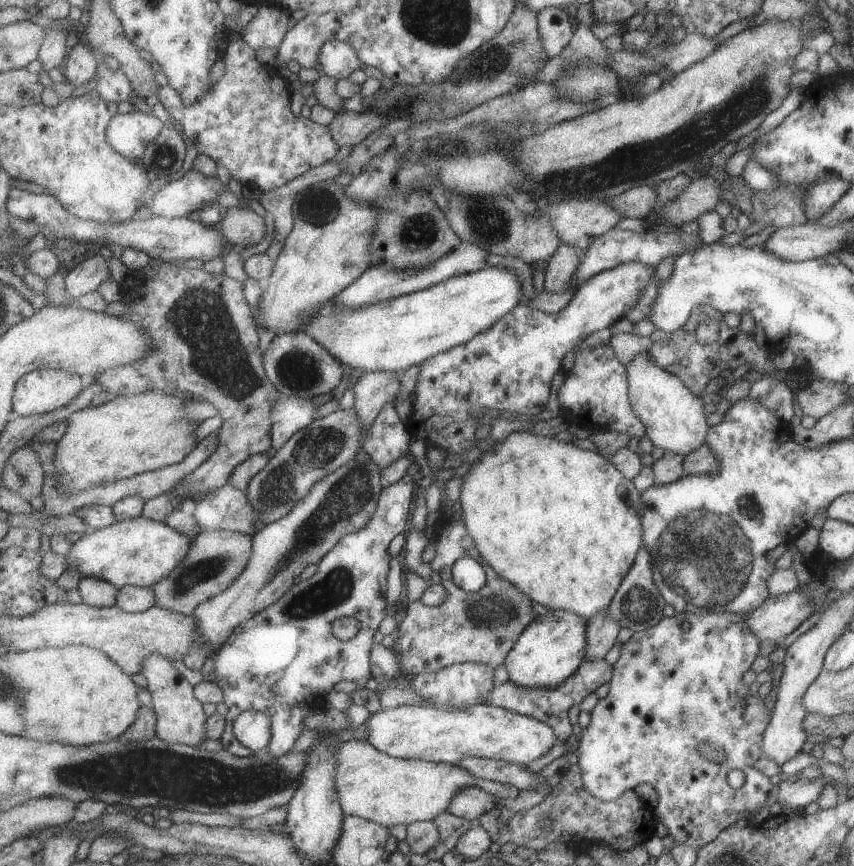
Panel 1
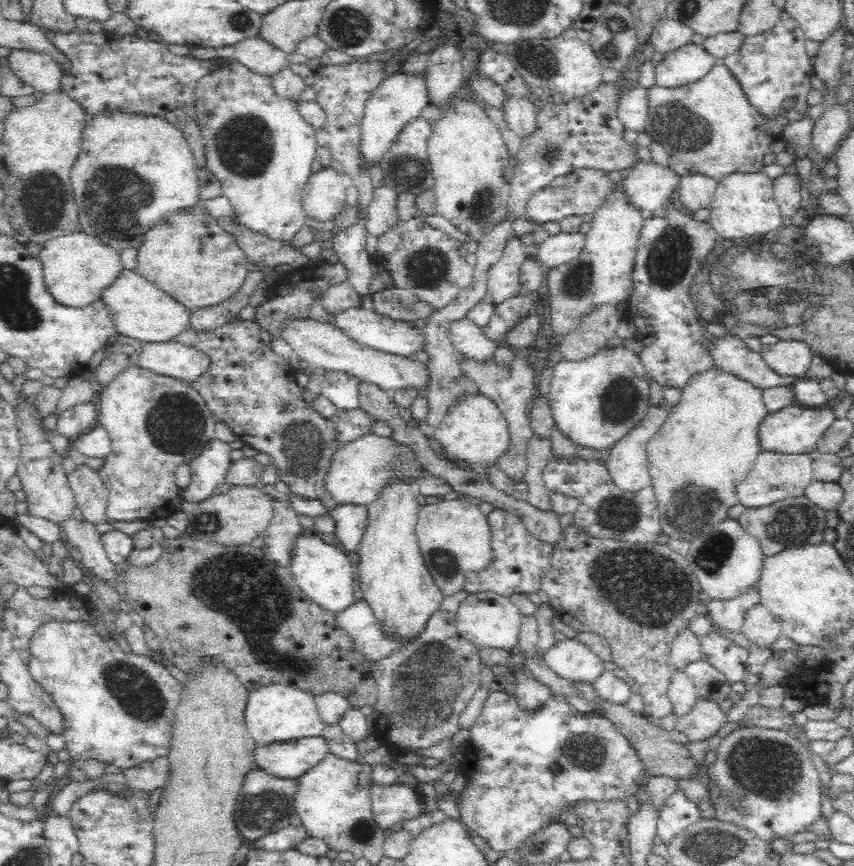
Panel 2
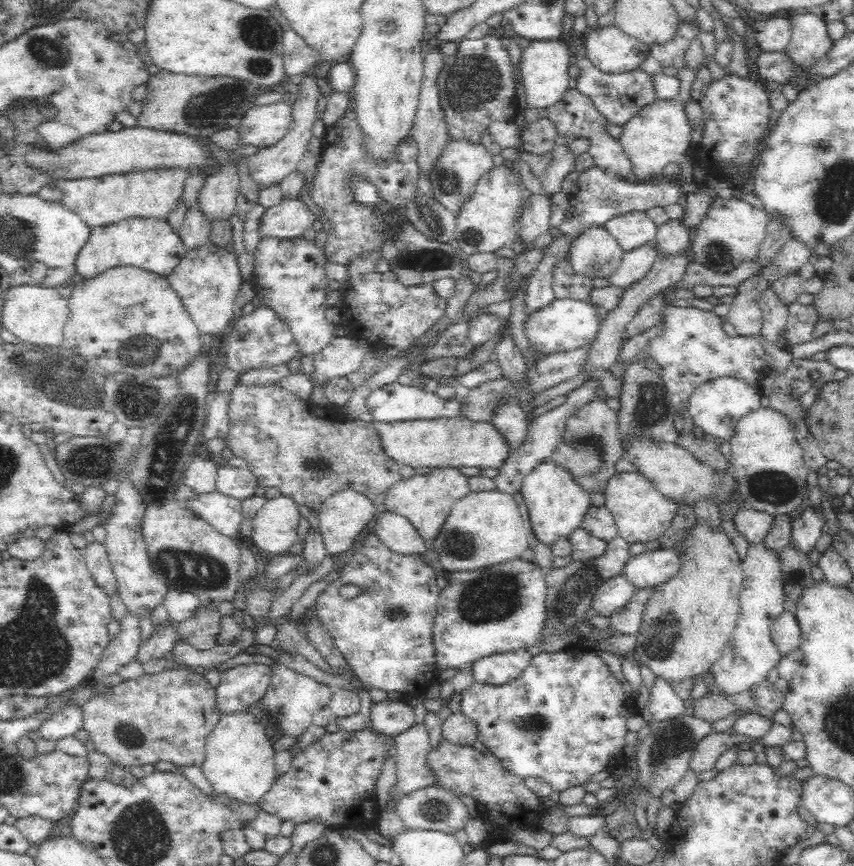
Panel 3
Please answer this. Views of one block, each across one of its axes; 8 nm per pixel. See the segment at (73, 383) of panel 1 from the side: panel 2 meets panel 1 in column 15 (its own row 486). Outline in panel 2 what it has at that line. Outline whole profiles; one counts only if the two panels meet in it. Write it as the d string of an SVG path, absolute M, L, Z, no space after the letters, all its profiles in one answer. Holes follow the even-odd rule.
M410 483L384 487L379 498L367 505L368 524L356 551L364 602L381 626L381 635L401 645L420 638L445 597L425 565L415 535L419 506Z

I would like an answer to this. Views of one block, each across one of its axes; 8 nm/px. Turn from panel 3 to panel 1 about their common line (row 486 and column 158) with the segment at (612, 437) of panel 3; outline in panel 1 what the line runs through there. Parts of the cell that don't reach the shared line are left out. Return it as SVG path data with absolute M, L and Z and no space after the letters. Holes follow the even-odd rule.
M203 531L196 538L188 557L181 561L169 576L154 584L153 589L156 592L157 604L181 614L193 615L197 606L204 603L207 599L224 593L243 574L252 558L253 544L251 535L233 531Z

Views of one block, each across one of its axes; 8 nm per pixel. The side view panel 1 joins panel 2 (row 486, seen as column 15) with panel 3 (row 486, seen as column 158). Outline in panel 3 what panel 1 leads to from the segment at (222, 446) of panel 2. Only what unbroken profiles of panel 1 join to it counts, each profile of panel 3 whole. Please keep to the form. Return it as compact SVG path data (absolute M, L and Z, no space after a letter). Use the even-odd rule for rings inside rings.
M230 463L217 466L215 490L242 500L255 494L259 484L254 473L247 467L234 467Z

